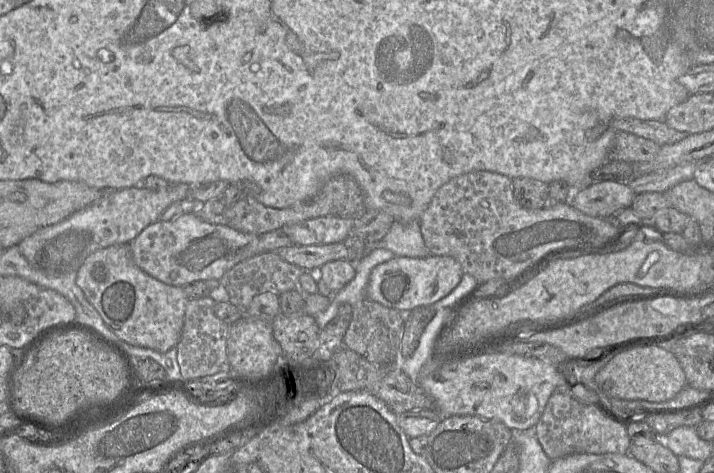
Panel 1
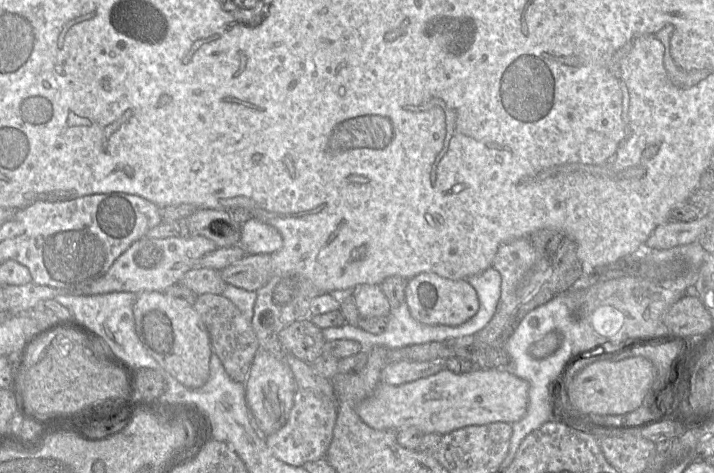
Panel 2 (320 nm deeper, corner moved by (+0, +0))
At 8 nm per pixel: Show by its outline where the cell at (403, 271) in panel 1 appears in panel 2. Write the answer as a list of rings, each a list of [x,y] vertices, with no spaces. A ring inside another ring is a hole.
[[[428,272],[408,279],[405,302],[413,318],[427,325],[461,325],[475,316],[480,306],[478,295],[467,280],[448,279]]]

